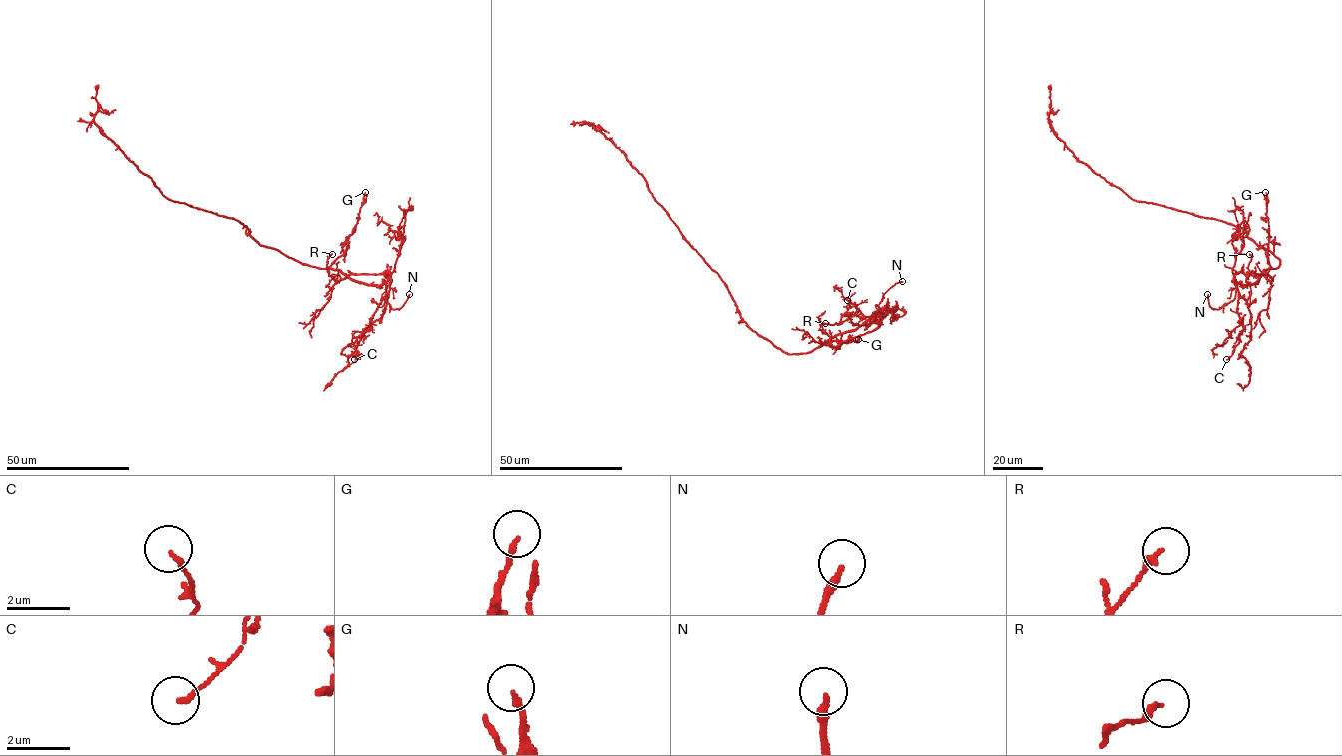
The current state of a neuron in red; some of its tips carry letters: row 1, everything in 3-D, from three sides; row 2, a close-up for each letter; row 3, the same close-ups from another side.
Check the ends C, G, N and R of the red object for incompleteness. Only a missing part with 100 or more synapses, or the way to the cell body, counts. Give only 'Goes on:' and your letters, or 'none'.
Goes on: N

